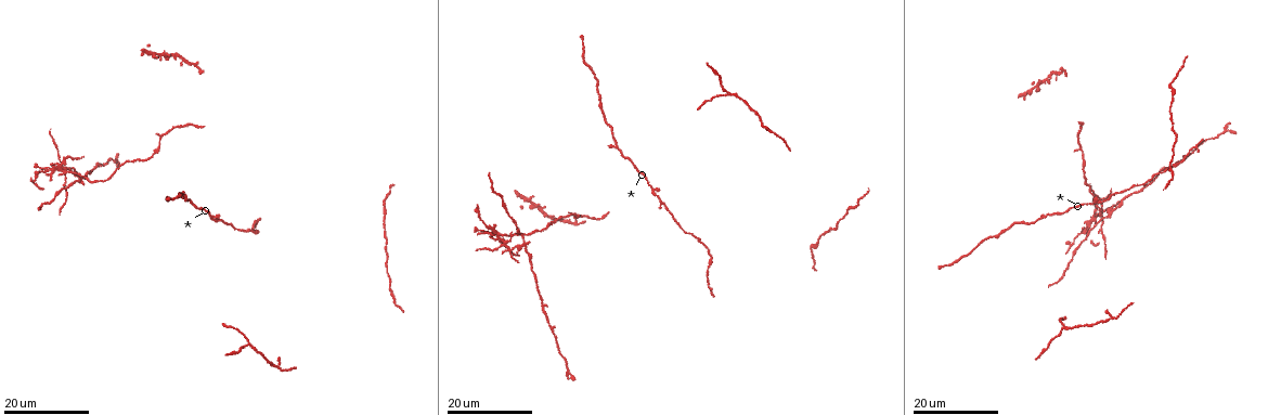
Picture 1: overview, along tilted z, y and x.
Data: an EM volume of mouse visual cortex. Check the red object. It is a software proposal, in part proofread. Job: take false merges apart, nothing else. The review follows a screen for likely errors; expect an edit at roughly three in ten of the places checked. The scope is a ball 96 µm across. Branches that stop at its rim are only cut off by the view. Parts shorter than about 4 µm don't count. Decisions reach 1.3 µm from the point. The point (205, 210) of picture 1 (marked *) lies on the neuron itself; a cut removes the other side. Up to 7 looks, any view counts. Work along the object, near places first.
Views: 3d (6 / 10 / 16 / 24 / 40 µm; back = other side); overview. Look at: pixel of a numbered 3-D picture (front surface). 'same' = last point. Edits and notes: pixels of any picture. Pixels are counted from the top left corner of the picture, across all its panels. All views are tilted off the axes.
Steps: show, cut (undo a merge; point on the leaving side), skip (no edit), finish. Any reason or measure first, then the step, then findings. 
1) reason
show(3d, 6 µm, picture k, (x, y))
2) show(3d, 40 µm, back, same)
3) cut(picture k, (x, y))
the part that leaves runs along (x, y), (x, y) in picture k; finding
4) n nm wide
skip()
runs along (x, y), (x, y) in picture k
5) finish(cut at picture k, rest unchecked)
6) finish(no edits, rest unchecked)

a fork
show(3d, 24 µm, picture 1, (1042, 217))

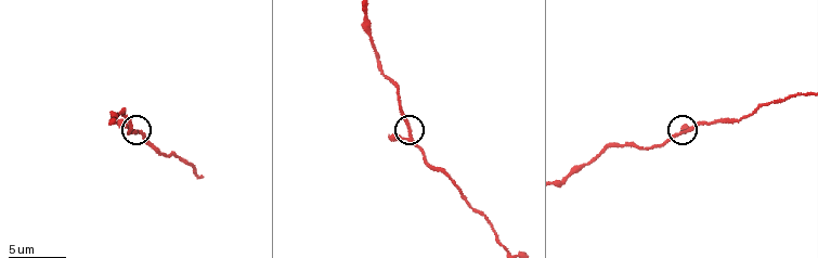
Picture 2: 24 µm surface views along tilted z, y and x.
show(3d, 10 µm, picture 2, (688, 132))

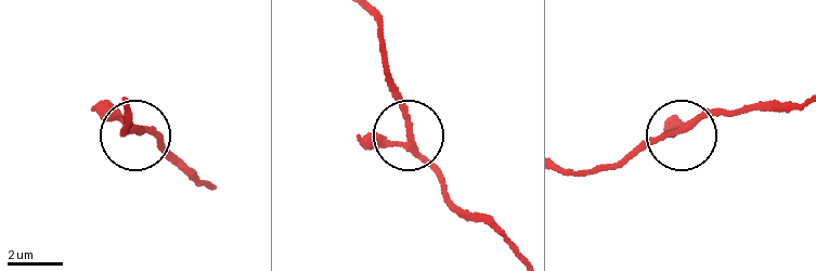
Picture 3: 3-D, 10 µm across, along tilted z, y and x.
side arm 32 µm
skip()
runs along (512, 249), (457, 205), (418, 154), (390, 68) in picture 3; all the same neuron

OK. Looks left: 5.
three-way junction
show(3d, 24 µm, picture 1, (727, 90))

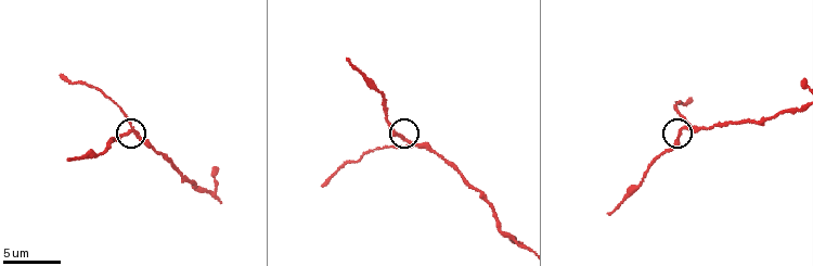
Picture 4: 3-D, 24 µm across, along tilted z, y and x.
show(3d, 10 µm, picture 4, (684, 126))

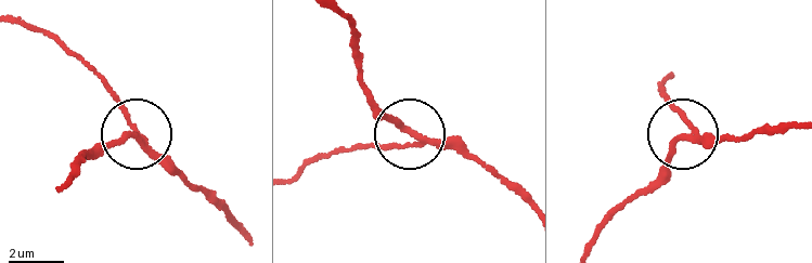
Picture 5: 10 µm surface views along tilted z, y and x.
180 nm wide
cut(picture 5, (120, 101))
the part that leaves runs along (144, 134), (76, 53), (21, 25) in picture 5; a second neuron is stuck on

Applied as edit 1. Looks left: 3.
show(overview)

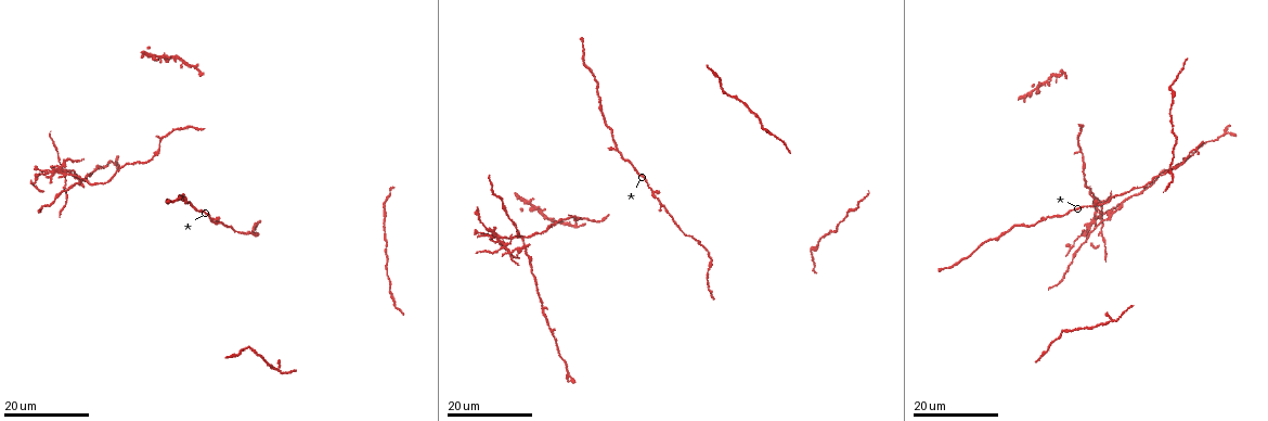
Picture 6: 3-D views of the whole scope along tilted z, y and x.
a fork
show(3d, 16 µm, picture 6, (1110, 217))

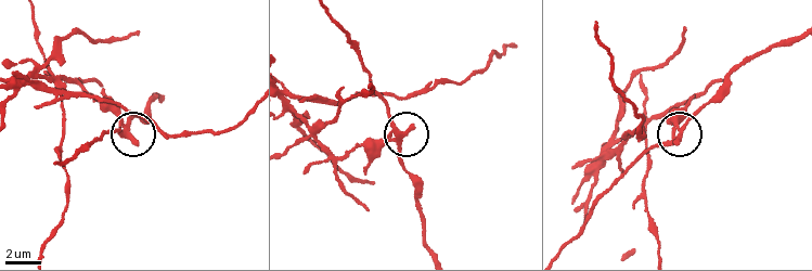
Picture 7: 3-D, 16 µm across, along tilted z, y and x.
closer look
show(3d, 6 µm, picture 7, (126, 126))

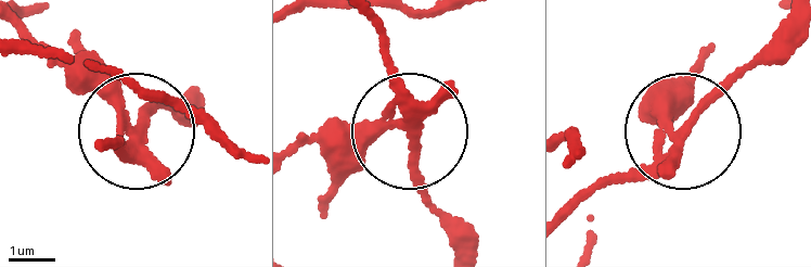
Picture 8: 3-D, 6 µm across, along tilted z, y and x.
cut(picture 8, (85, 89))
the part that leaves runs along (128, 125), (106, 93), (18, 30) in picture 8; two neurons meet here

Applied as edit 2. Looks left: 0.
finish(cut at picture 5, cut at picture 8, rest unchecked)

